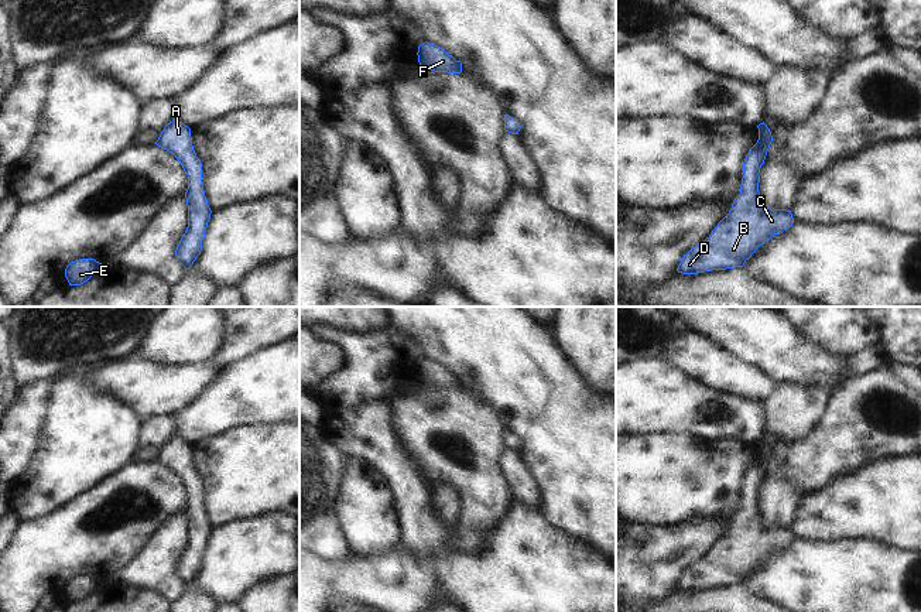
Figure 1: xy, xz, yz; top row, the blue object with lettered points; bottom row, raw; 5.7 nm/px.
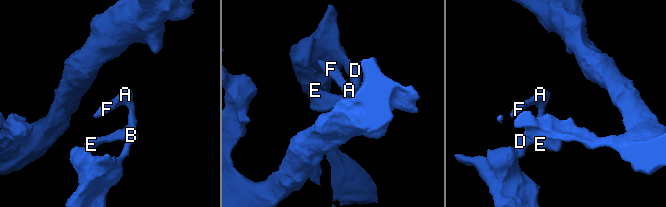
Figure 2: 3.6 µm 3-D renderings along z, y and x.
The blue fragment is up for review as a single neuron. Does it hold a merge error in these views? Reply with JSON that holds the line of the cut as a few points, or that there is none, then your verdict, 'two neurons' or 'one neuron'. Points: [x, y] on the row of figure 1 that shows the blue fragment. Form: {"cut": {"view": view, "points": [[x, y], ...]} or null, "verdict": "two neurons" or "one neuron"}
{"cut": null, "verdict": "one neuron"}

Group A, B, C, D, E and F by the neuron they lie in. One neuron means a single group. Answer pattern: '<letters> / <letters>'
A B C D E F

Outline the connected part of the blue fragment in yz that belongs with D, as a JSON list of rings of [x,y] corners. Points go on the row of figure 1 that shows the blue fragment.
[[[764,122],[757,129],[759,140],[743,163],[740,194],[712,233],[681,259],[678,273],[743,267],[761,245],[792,226],[791,211],[767,208],[760,196],[759,174],[773,136]]]

